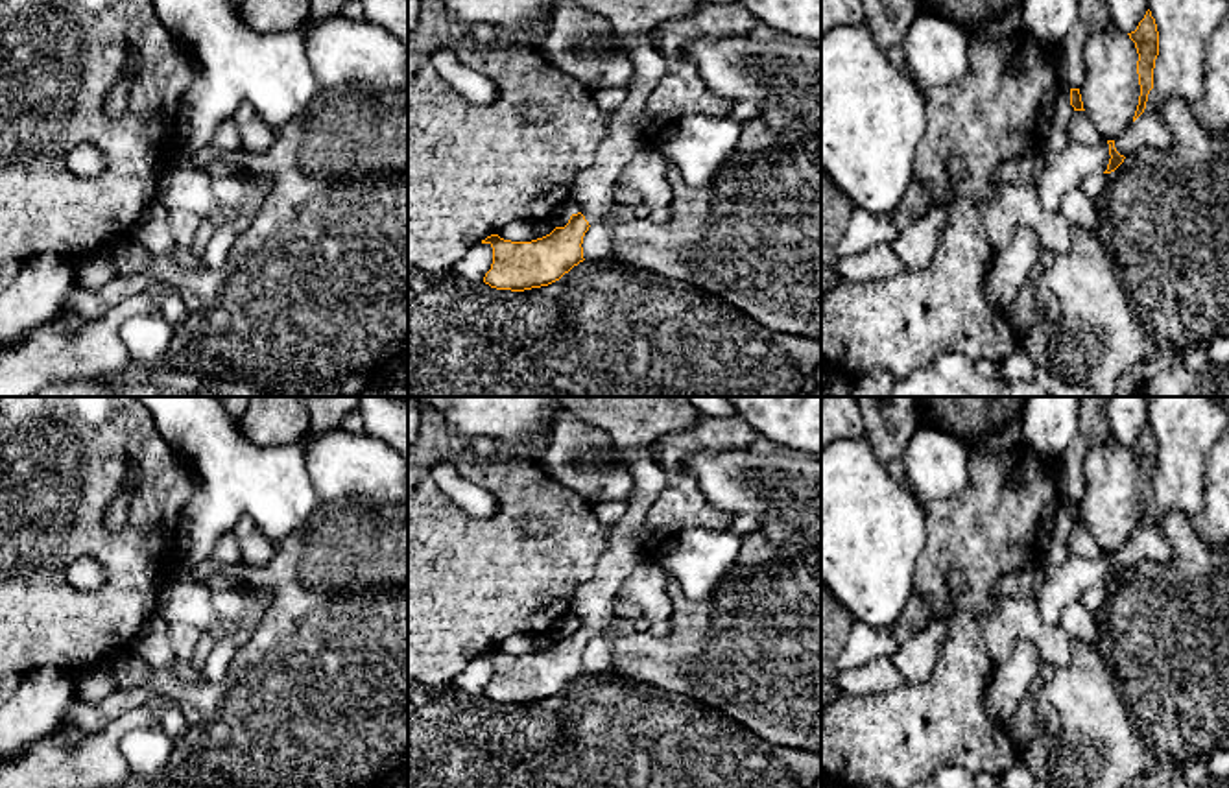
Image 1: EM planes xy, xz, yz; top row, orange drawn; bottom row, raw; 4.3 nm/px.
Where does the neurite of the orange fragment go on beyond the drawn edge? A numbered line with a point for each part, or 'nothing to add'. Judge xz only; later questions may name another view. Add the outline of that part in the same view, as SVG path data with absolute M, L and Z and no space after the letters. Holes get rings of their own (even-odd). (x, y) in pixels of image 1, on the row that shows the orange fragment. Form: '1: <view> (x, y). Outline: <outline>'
1: xz (593, 187). Outline: M576 0L579 6L603 15L616 33L624 37L626 55L633 63L633 79L627 87L626 101L611 113L607 137L596 149L594 161L585 170L578 172L570 186L570 199L579 205L579 212L589 225L616 225L622 218L613 216L607 209L614 203L613 186L624 166L640 151L646 149L646 138L640 127L640 114L666 74L666 61L653 42L646 39L661 22L690 15L699 0Z

